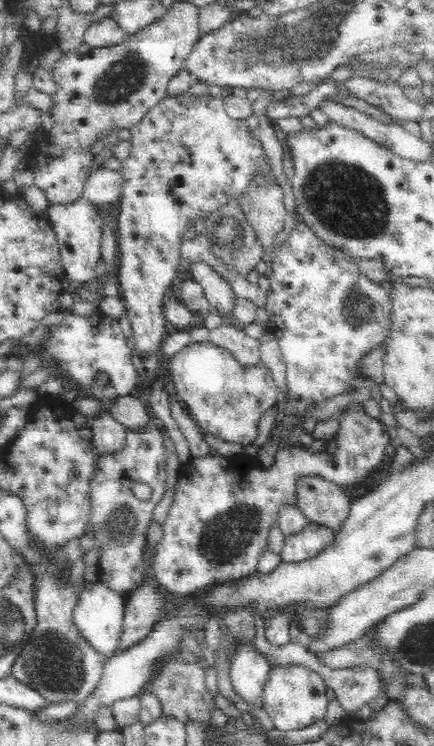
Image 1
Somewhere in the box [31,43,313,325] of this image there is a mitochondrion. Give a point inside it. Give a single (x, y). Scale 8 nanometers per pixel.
(124, 78)

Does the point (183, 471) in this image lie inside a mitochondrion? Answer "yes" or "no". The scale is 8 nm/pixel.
no

